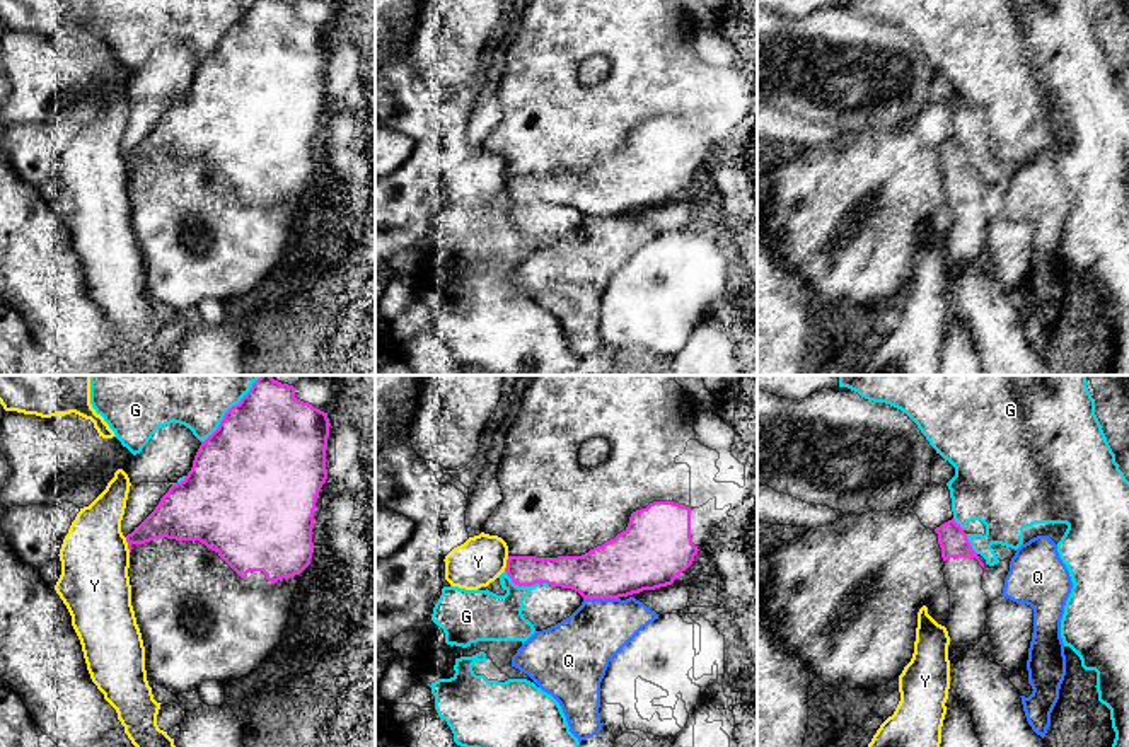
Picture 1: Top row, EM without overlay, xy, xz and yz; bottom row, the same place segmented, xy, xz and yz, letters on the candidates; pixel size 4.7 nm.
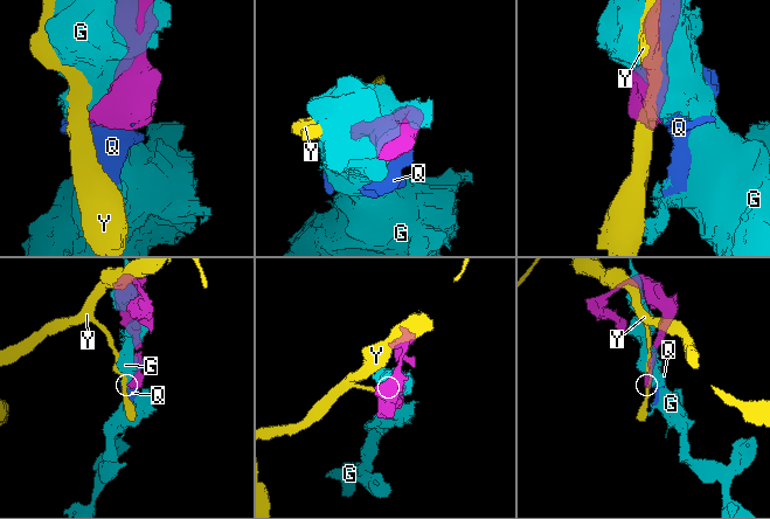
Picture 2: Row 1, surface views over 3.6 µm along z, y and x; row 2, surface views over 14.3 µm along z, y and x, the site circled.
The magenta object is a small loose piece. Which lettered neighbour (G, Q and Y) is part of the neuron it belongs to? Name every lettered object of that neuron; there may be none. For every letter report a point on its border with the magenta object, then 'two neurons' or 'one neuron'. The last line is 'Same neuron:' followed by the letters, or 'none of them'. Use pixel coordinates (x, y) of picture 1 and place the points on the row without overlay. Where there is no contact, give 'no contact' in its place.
G: xy (227, 29) | two neurons
Q: xz (601, 215) | two neurons
Y: xy (128, 162) | two neurons
Same neuron: none of them

